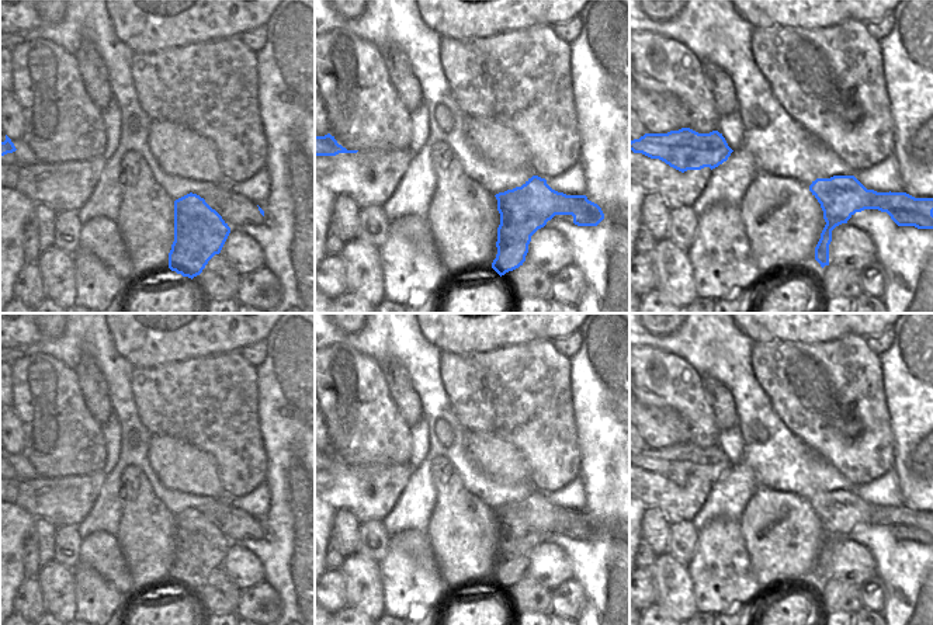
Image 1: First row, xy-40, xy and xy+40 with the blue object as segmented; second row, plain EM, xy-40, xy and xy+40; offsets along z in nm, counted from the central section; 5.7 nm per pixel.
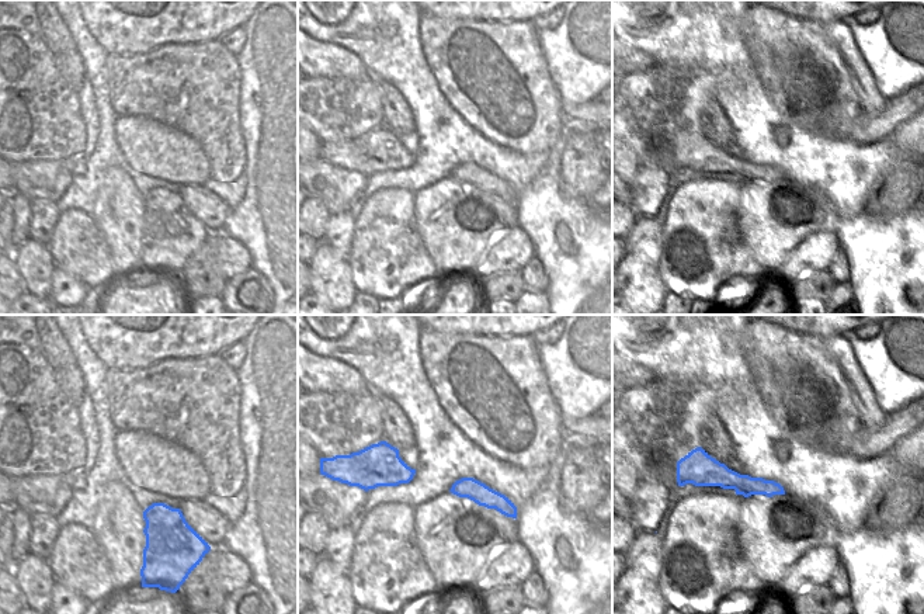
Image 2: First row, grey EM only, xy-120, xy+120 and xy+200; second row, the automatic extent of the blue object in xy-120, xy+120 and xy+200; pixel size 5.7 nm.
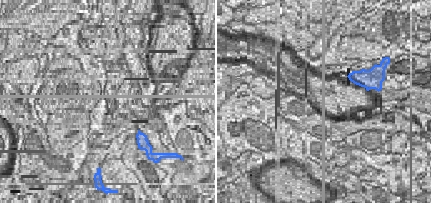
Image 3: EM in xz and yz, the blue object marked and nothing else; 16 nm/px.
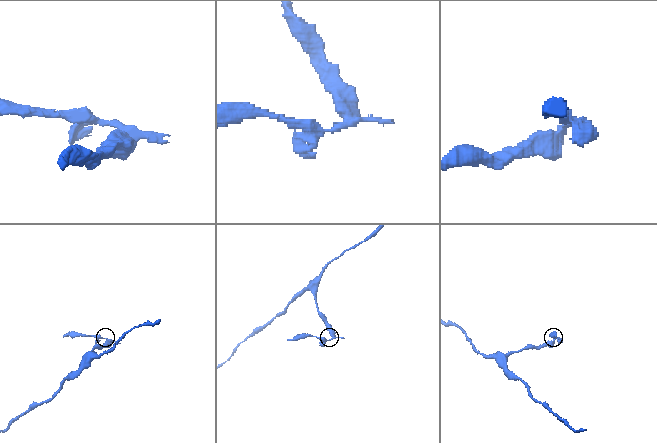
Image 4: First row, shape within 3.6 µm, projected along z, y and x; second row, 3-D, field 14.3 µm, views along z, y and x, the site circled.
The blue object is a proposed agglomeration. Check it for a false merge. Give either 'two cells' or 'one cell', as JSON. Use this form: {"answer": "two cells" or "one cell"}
{"answer": "two cells"}

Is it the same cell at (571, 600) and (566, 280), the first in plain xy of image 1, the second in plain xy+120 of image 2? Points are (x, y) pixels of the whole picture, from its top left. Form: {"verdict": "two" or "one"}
{"verdict": "two"}

